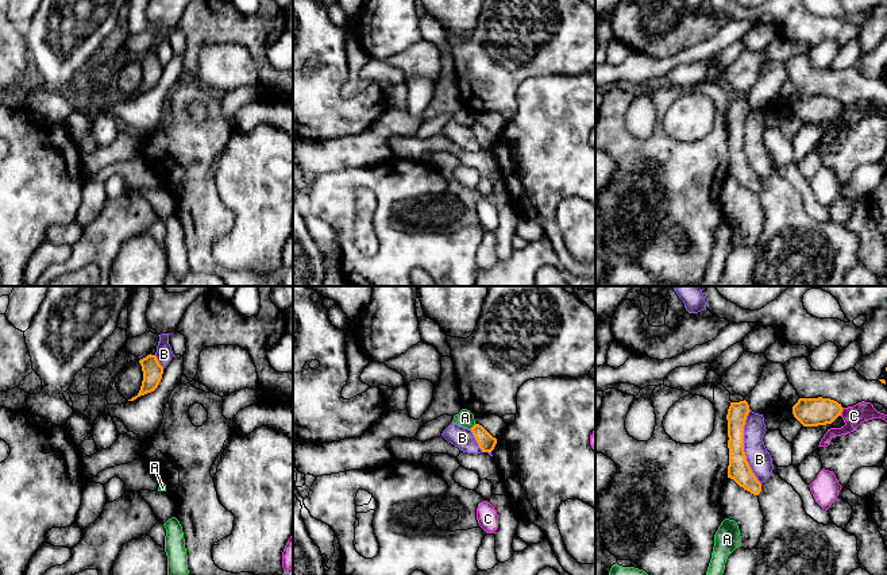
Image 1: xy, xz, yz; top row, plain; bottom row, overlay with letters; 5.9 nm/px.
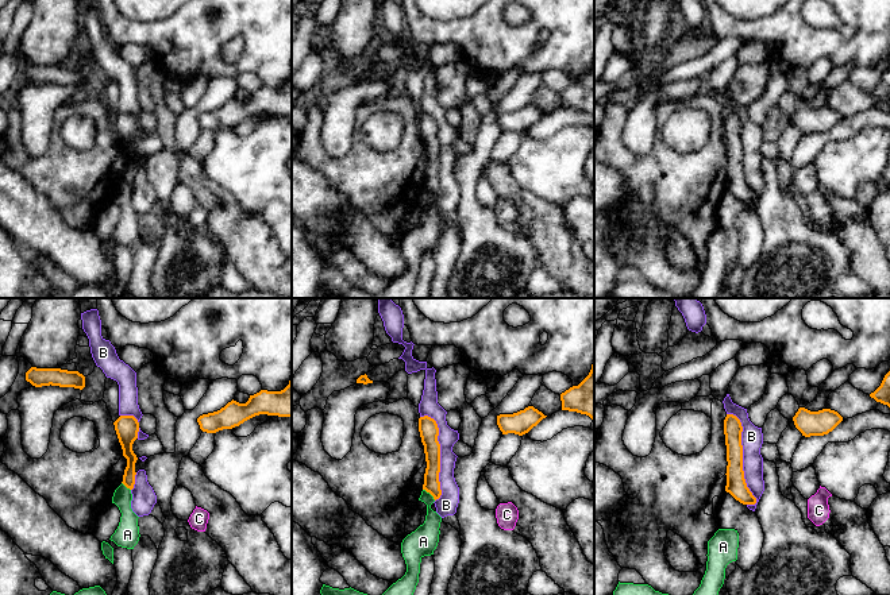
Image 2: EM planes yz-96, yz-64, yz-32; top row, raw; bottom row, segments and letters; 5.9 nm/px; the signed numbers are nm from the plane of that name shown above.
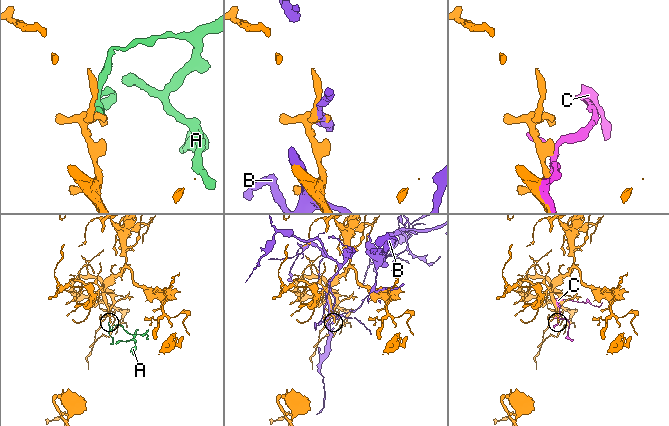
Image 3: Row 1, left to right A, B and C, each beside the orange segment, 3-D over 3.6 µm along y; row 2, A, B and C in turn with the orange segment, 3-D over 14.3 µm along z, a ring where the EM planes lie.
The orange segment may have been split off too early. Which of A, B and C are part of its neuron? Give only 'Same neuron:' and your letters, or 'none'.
Same neuron: none

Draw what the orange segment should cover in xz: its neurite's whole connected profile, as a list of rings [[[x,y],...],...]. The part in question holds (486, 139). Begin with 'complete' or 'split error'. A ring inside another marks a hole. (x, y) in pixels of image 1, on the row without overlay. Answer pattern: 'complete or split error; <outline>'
complete; [[[475,121],[471,130],[482,147],[482,150],[491,150],[497,142],[497,136],[493,135],[482,123]]]

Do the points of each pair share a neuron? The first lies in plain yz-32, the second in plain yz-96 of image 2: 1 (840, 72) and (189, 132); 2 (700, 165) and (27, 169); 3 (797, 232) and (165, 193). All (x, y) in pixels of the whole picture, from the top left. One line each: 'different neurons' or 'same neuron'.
1: same neuron
2: same neuron
3: same neuron

